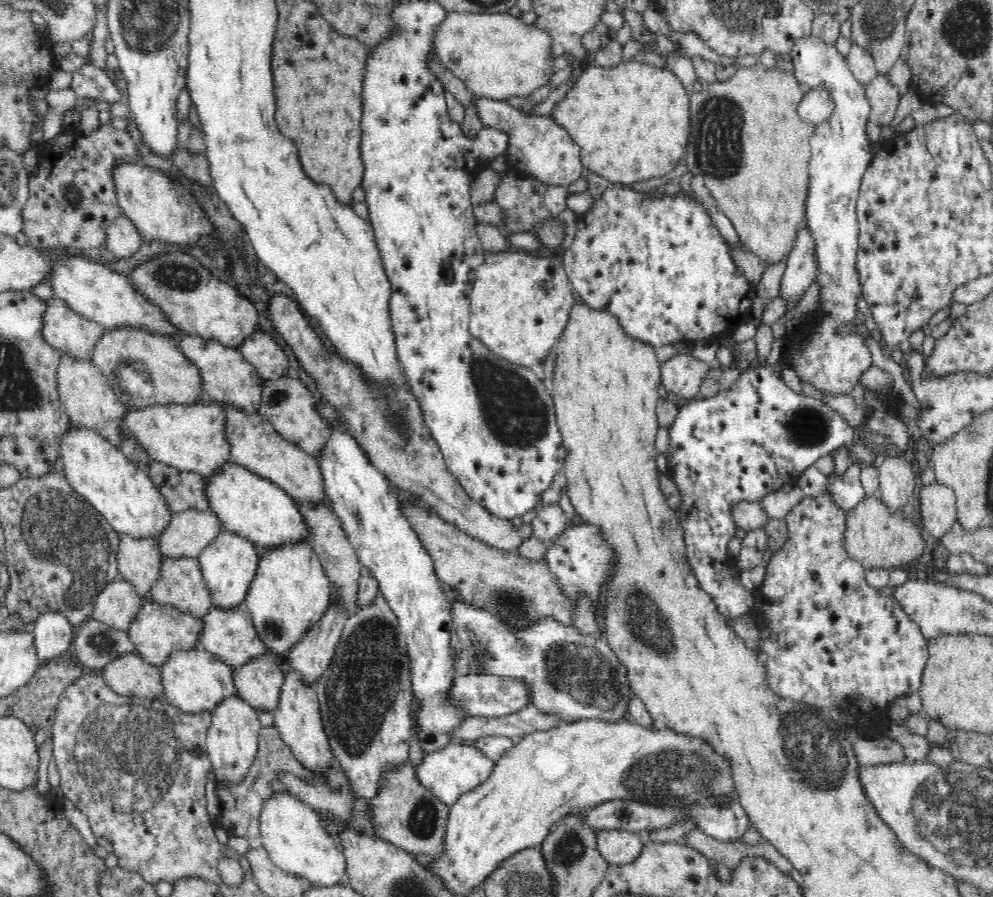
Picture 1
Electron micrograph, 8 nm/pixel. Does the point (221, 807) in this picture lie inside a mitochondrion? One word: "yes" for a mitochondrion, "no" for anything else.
no

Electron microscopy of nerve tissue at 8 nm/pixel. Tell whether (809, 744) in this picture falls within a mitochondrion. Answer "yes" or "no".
yes

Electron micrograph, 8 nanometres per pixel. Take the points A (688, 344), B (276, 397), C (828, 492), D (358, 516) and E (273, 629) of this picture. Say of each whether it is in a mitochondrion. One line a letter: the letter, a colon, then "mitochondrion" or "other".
A: other
B: mitochondrion
C: other
D: mitochondrion
E: mitochondrion

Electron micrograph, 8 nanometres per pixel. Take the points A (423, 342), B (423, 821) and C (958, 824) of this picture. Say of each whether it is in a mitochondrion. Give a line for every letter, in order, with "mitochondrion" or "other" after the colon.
A: other
B: mitochondrion
C: mitochondrion

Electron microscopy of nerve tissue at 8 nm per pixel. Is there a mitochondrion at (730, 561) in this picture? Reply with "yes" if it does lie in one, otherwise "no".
no

